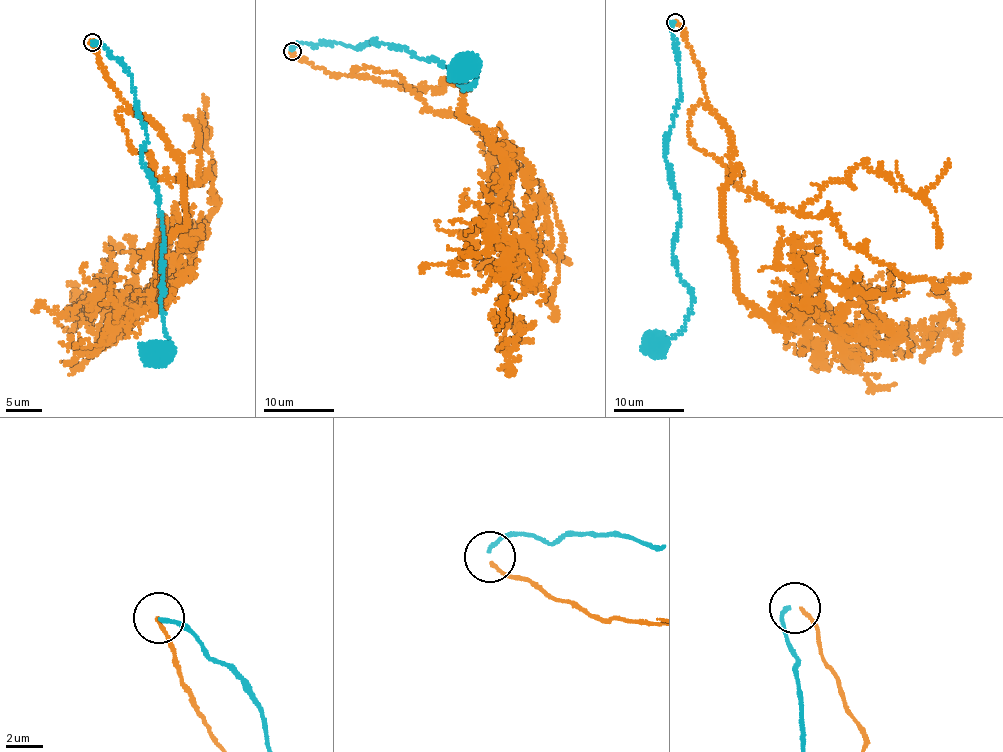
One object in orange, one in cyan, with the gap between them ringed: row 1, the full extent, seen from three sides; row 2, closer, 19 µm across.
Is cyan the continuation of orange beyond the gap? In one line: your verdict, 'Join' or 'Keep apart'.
Join

